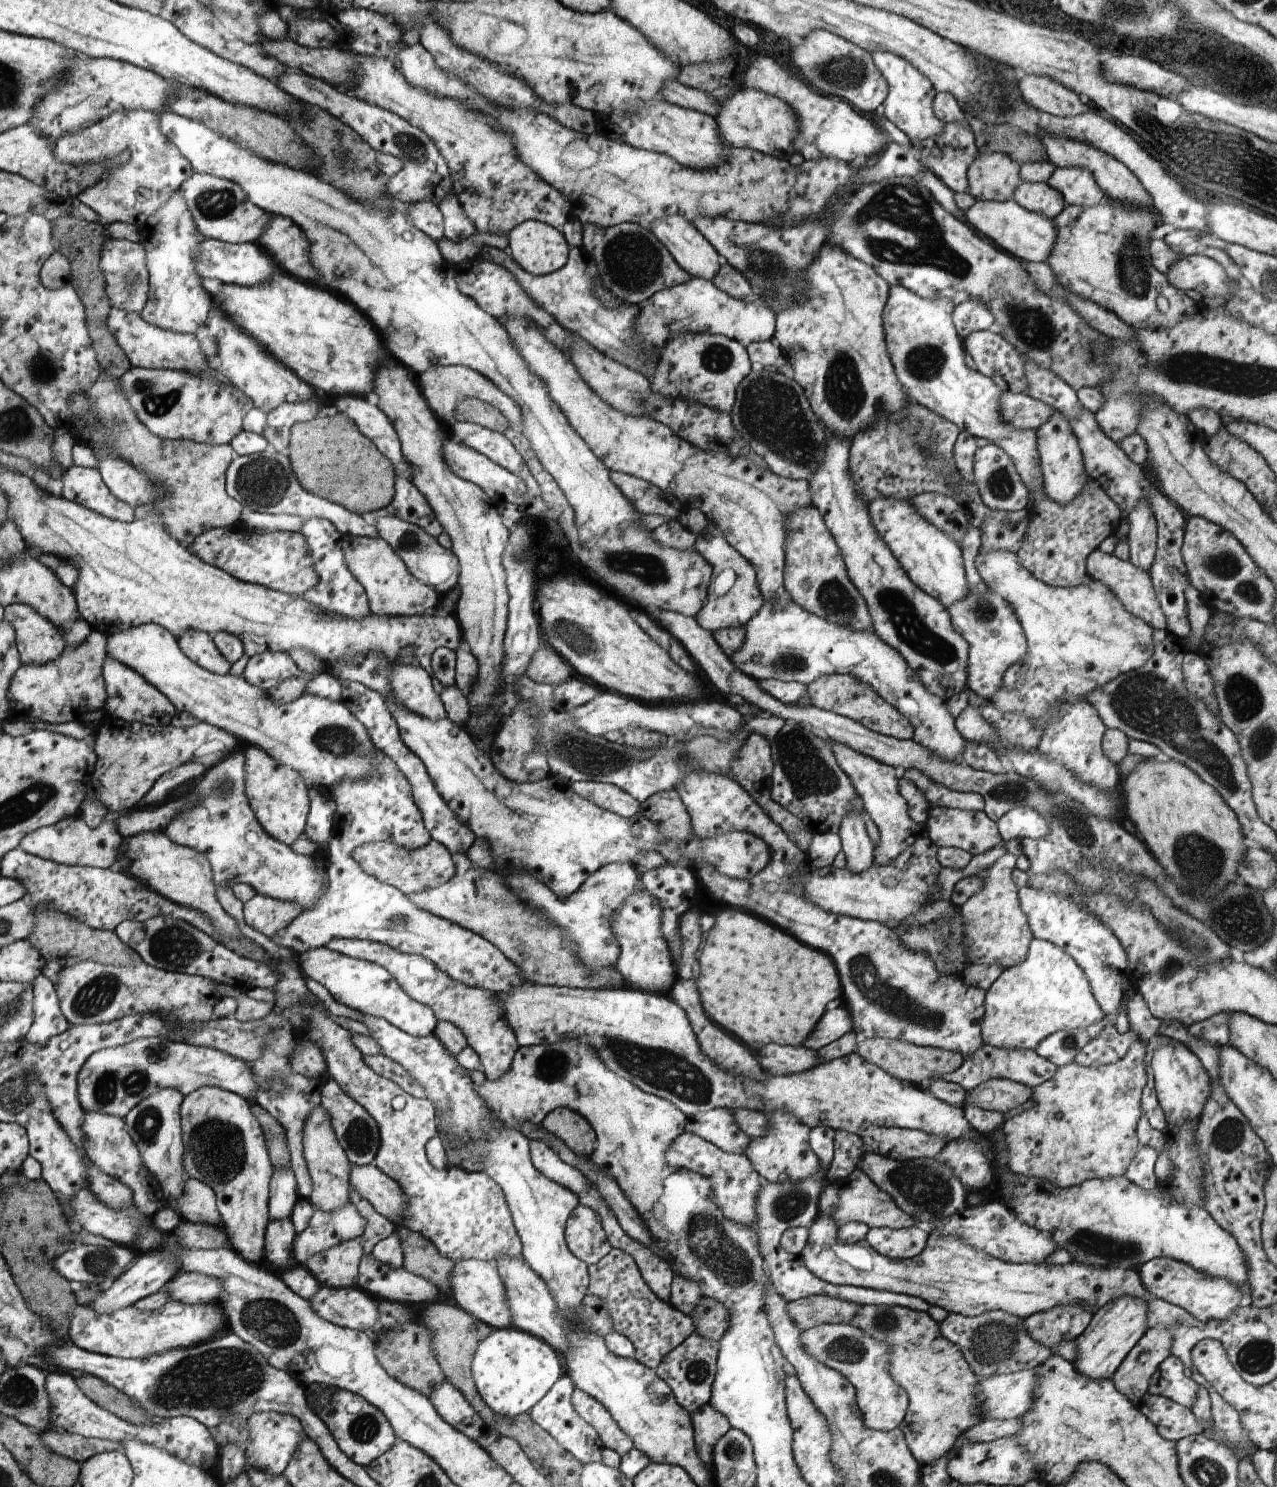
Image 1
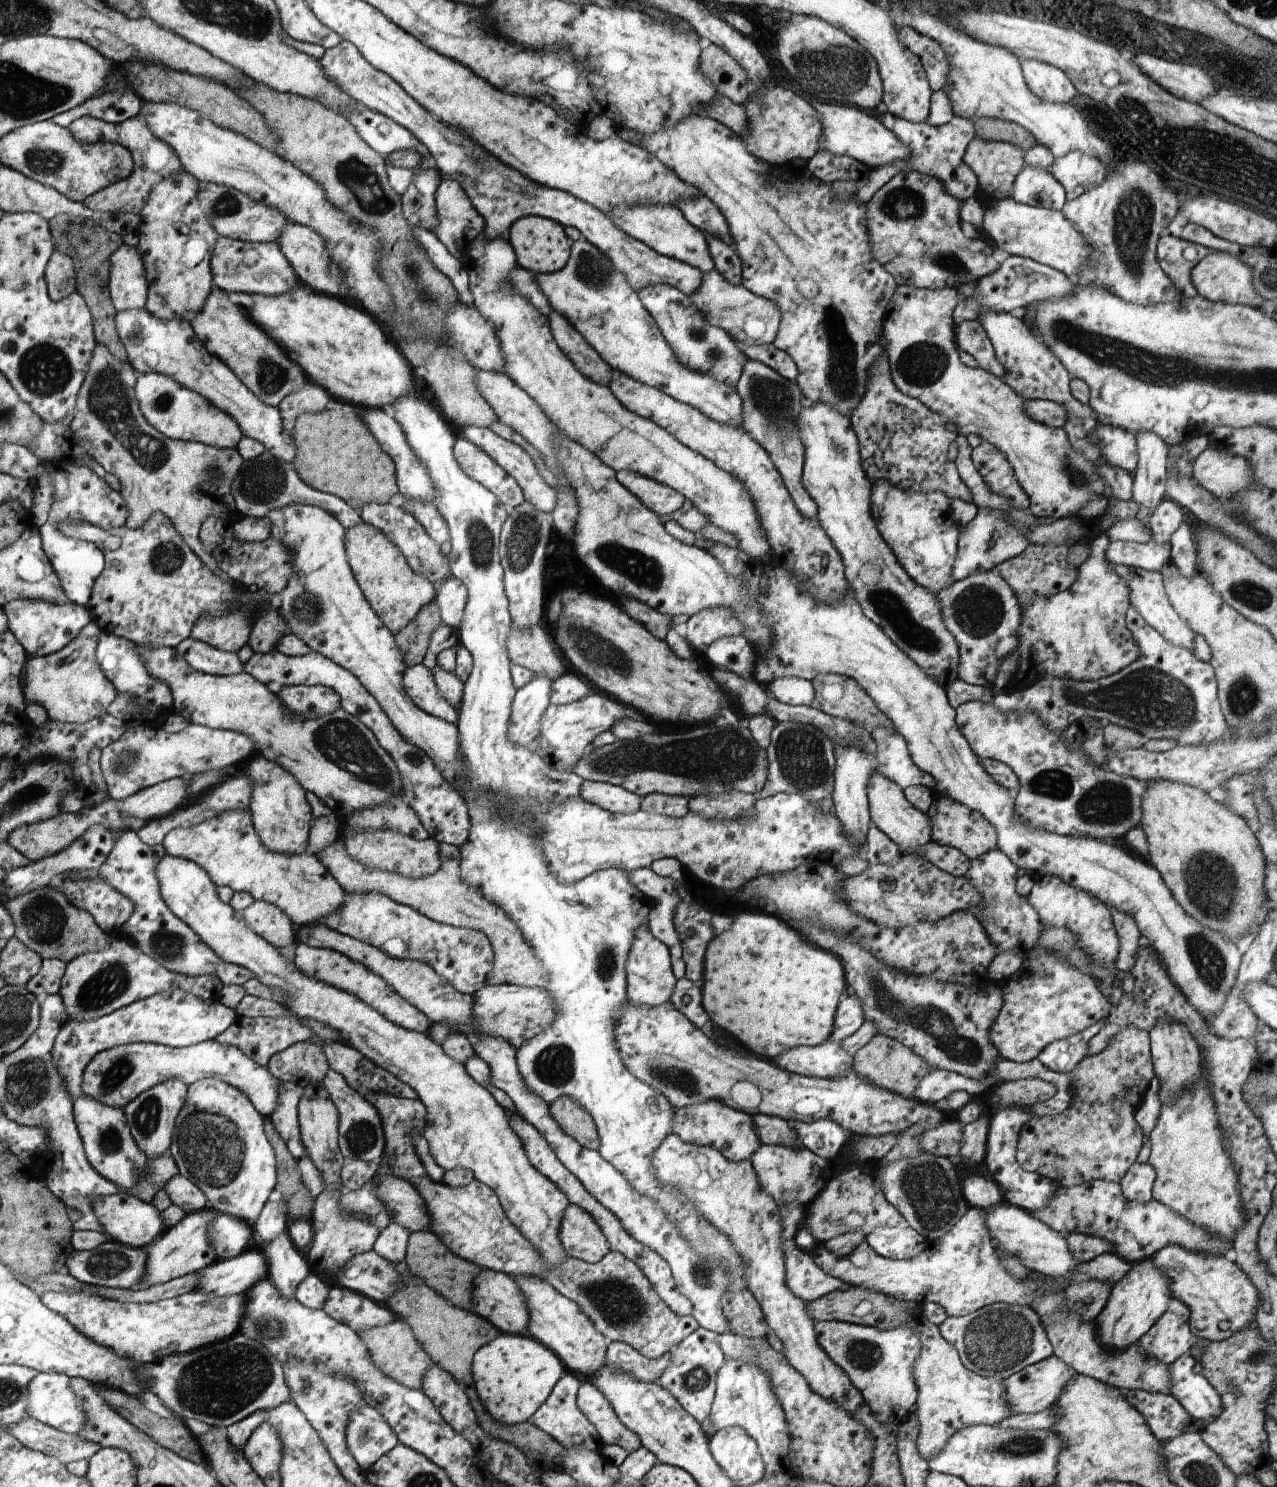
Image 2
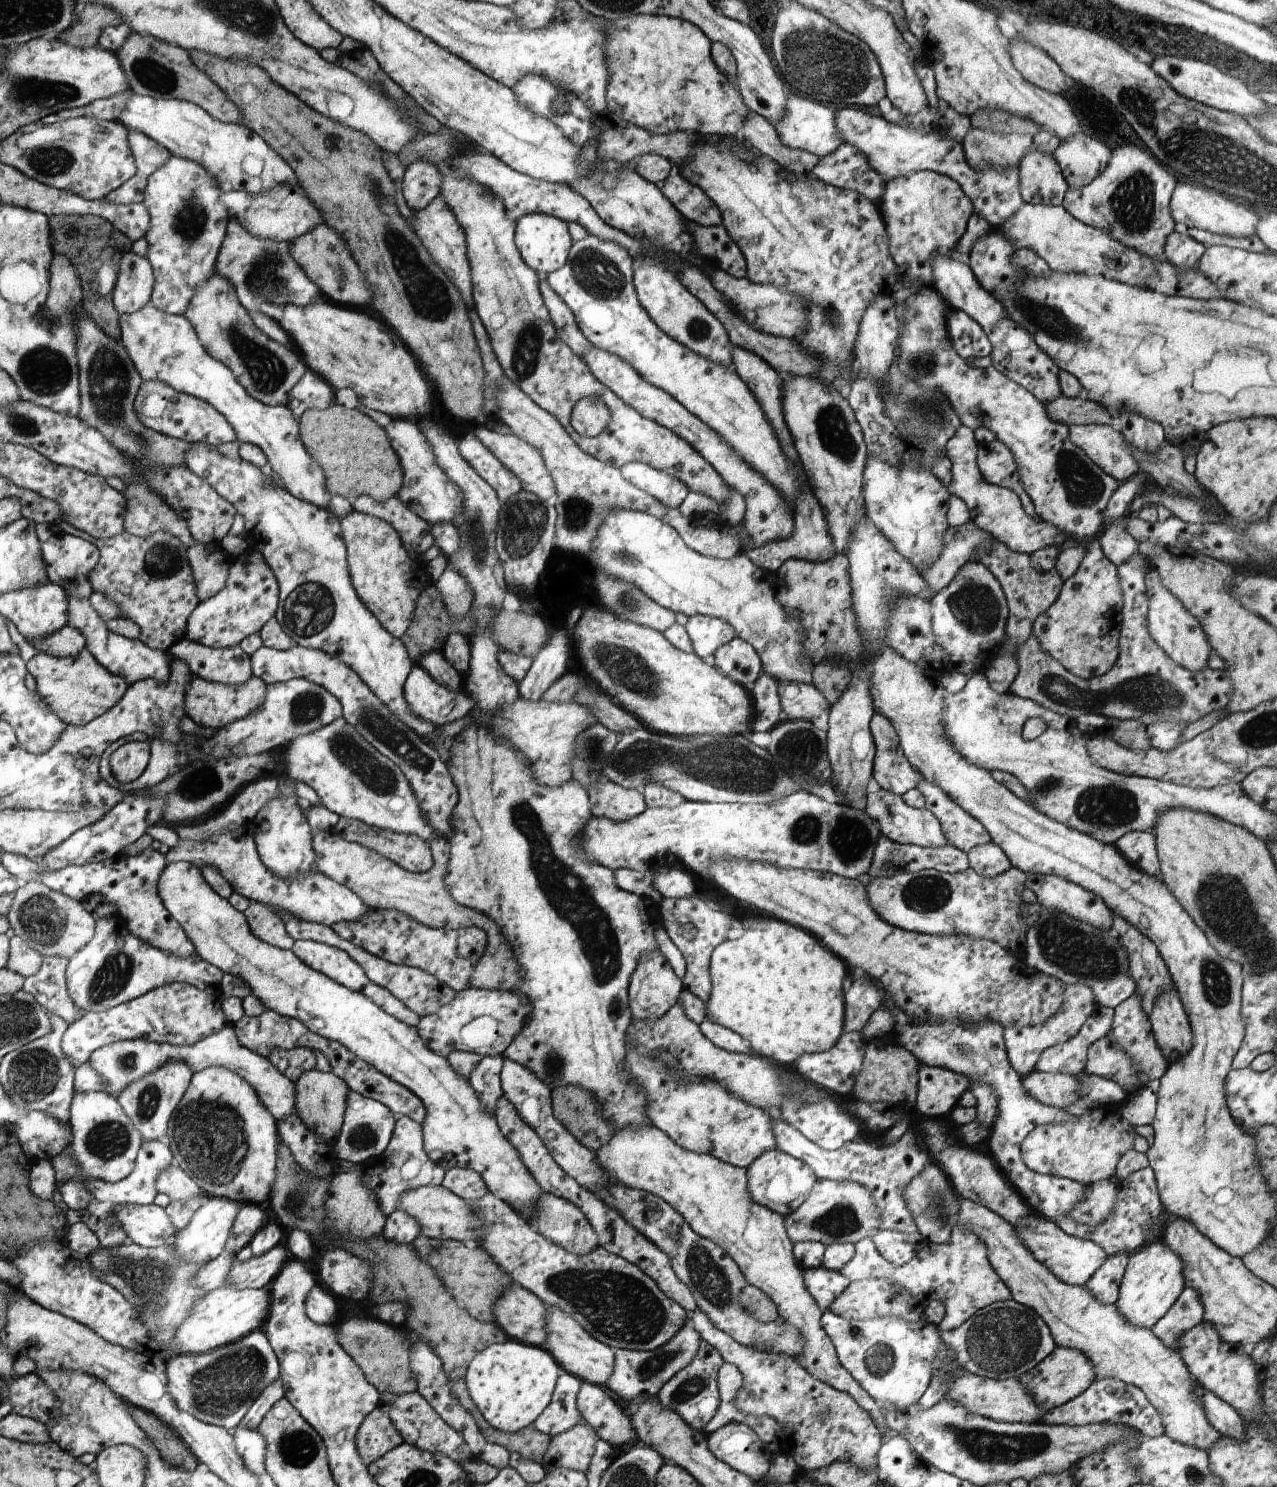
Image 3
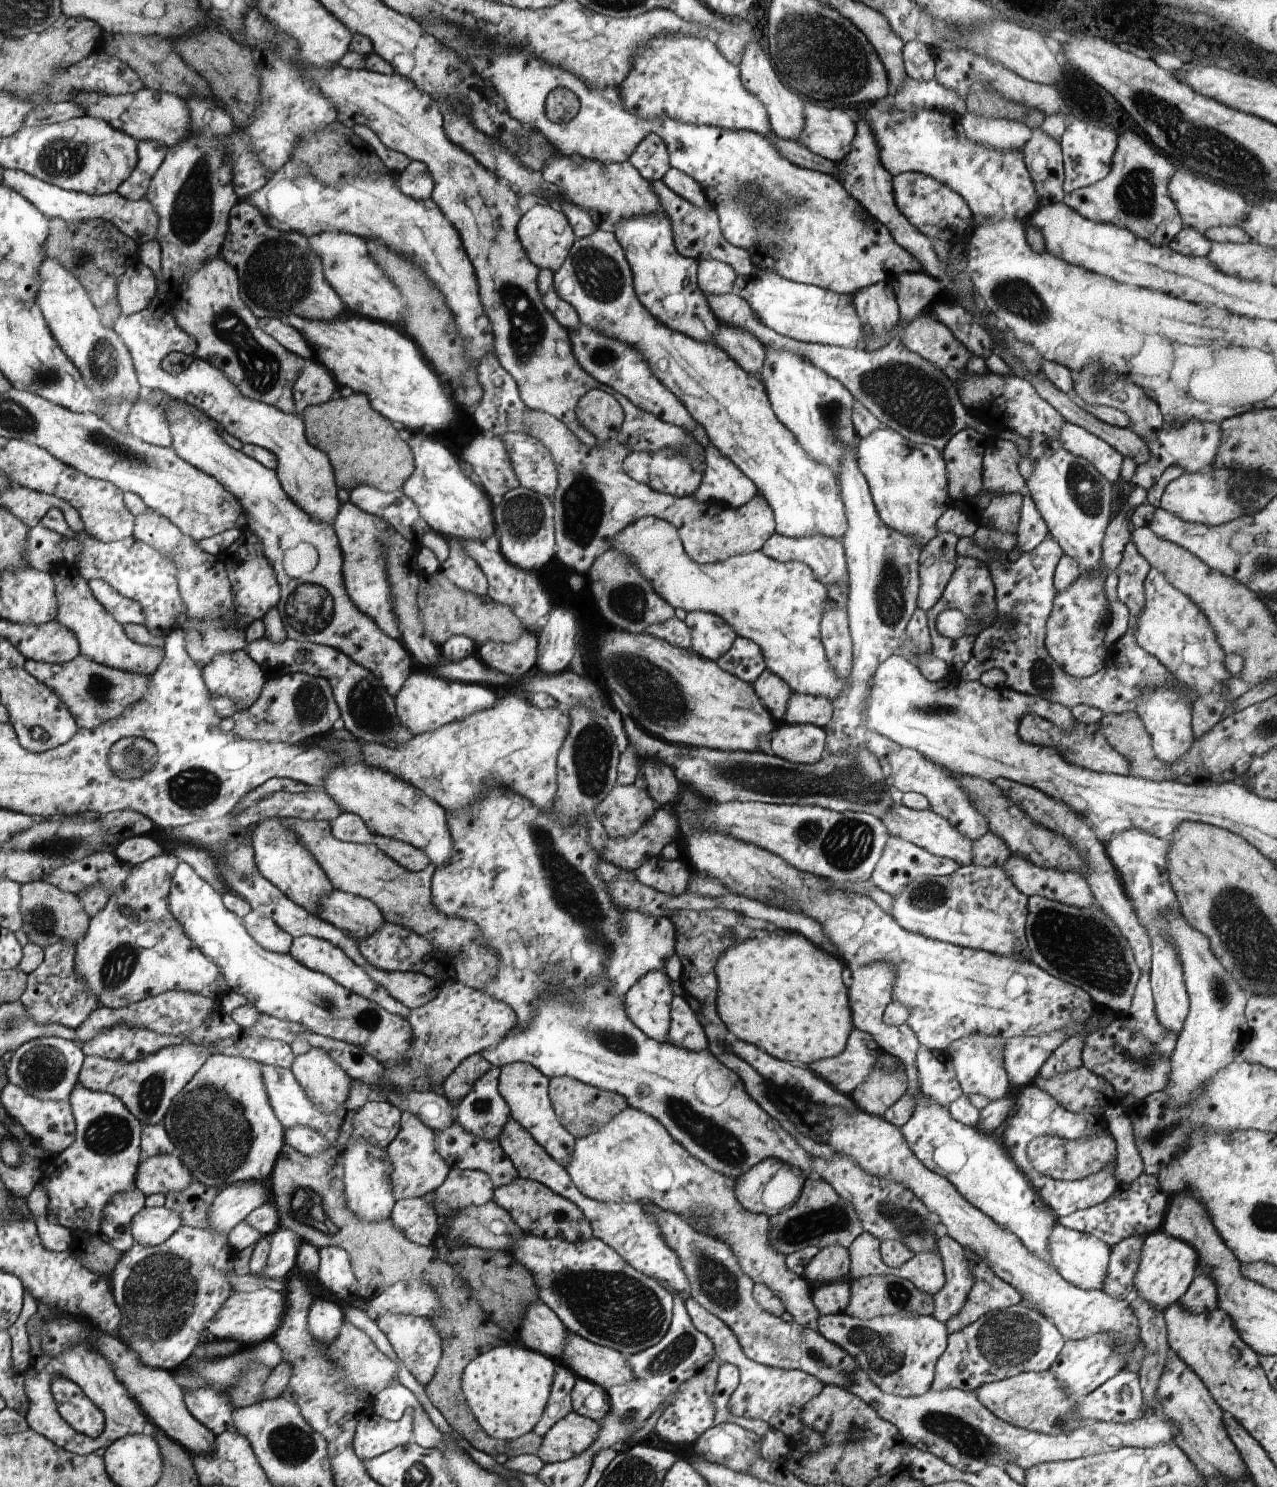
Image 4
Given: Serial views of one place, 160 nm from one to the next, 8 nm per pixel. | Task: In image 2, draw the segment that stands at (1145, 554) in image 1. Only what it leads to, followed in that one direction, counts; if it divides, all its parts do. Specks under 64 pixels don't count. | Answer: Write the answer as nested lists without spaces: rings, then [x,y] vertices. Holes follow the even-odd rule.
[[[1137,432],[1134,435],[1137,460],[1131,474],[1130,499],[1138,506],[1134,518],[1148,528],[1154,510],[1166,502],[1168,445],[1153,432]]]

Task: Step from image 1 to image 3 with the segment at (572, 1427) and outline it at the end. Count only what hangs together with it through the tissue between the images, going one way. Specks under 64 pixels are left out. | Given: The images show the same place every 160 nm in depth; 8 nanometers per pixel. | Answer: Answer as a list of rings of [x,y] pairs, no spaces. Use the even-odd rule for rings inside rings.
[[[571,1374],[557,1378],[551,1401],[532,1426],[550,1438],[584,1422],[576,1408],[576,1395],[582,1382]]]

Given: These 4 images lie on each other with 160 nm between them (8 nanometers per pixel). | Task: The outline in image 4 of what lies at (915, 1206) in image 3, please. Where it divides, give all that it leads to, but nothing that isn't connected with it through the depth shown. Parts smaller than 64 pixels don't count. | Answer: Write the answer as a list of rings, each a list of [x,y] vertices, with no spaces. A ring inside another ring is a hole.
[[[945,1231],[936,1238],[936,1248],[943,1265],[944,1285],[932,1296],[931,1316],[944,1323],[960,1311],[972,1285],[972,1276],[962,1246]]]

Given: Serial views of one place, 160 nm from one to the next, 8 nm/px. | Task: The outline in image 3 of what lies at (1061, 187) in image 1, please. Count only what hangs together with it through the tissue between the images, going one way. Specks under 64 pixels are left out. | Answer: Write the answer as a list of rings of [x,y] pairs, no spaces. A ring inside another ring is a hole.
[[[1079,132],[1065,139],[1051,153],[1069,190],[1089,184],[1106,169],[1111,151],[1101,142]]]

